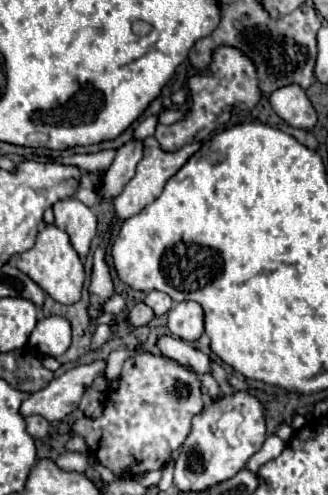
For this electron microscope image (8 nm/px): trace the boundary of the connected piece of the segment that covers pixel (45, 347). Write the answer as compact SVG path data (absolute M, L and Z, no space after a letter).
M46 316L38 320L36 328L28 338L28 344L42 356L58 358L70 348L70 340L72 340L70 322L62 316Z

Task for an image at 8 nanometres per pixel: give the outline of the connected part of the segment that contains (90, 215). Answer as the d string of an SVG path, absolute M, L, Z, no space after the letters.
M68 198L54 204L54 216L56 216L56 226L68 234L70 244L74 246L78 256L86 258L90 242L96 234L94 212L78 198Z

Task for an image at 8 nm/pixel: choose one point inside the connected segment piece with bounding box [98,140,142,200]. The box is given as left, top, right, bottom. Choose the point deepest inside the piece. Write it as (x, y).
(124, 165)

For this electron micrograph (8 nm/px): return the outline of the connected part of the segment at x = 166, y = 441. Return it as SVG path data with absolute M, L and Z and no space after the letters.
M136 354L124 362L120 386L116 392L106 394L104 414L102 418L82 418L74 424L74 434L86 438L90 452L104 466L108 466L116 476L122 474L140 474L146 470L160 470L164 462L160 458L170 458L176 448L182 446L184 438L190 430L192 416L200 414L202 398L200 398L200 380L194 372L182 368L176 360L168 360L166 356L152 354Z

